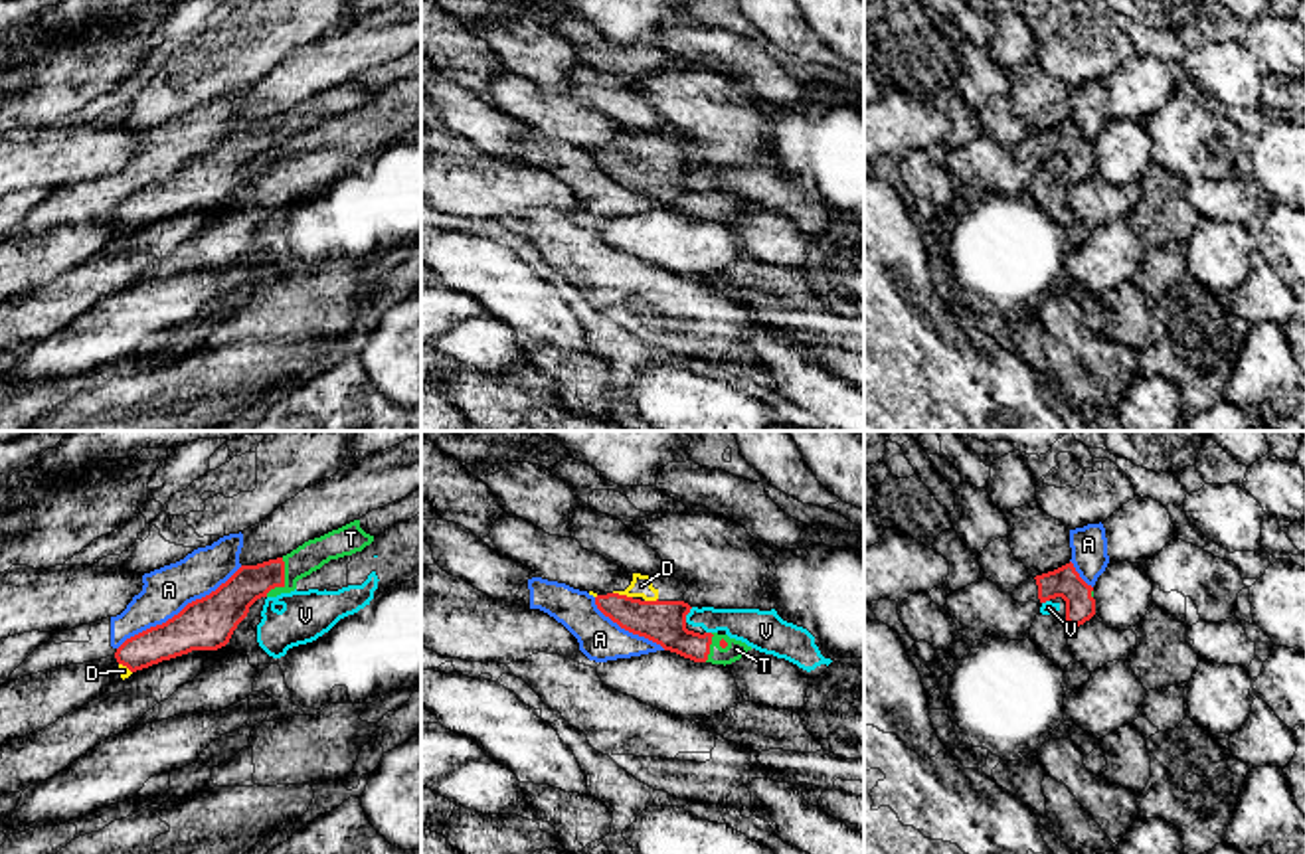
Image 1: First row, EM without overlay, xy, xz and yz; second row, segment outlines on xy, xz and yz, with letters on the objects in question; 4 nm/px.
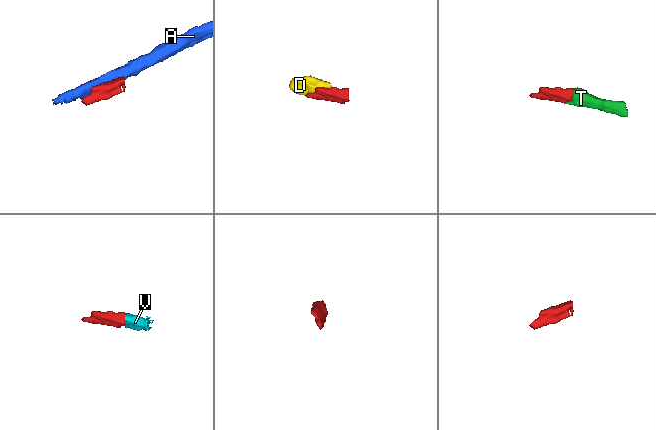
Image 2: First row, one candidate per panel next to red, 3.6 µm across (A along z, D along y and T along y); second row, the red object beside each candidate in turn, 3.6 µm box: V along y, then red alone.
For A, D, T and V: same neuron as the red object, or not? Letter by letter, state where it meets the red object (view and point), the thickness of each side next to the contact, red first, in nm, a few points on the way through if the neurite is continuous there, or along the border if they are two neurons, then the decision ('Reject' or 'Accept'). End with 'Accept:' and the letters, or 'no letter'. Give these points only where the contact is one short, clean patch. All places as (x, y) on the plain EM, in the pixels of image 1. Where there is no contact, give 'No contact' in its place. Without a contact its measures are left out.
A: Touches red at xy (180, 169). Thickness 220 nm (red) against 190 nm. Reject
D: Touches red at xz (623, 153). Thickness 180 nm (red) against 90 nm. Accept
T: Touches red at xy (283, 137). Thickness 170 nm (red) against 120 nm. Path across: xy (228, 163), (252, 139), (283, 137), (313, 111). Accept
V: Touches red at xz (687, 170). Thickness 180 nm (red) against 140 nm. Boundary: xz (693, 165), (685, 178). Reject
Accept: D, T

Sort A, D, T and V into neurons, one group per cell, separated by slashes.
A / D T / V

